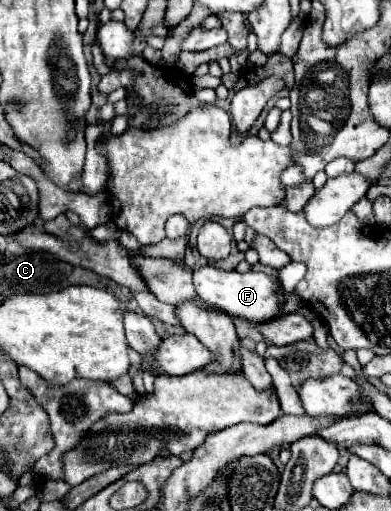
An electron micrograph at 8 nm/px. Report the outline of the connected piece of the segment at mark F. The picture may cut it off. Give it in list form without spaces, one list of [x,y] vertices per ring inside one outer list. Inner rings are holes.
[[[207,264],[207,266],[201,266],[199,270],[193,272],[193,284],[195,284],[197,294],[205,302],[225,310],[231,316],[245,318],[249,322],[263,322],[263,320],[271,320],[271,318],[281,314],[279,312],[281,302],[275,296],[277,284],[273,282],[273,278],[269,278],[263,272],[247,272],[247,274],[241,274],[237,270],[227,272],[227,270],[221,270],[221,268]]]

